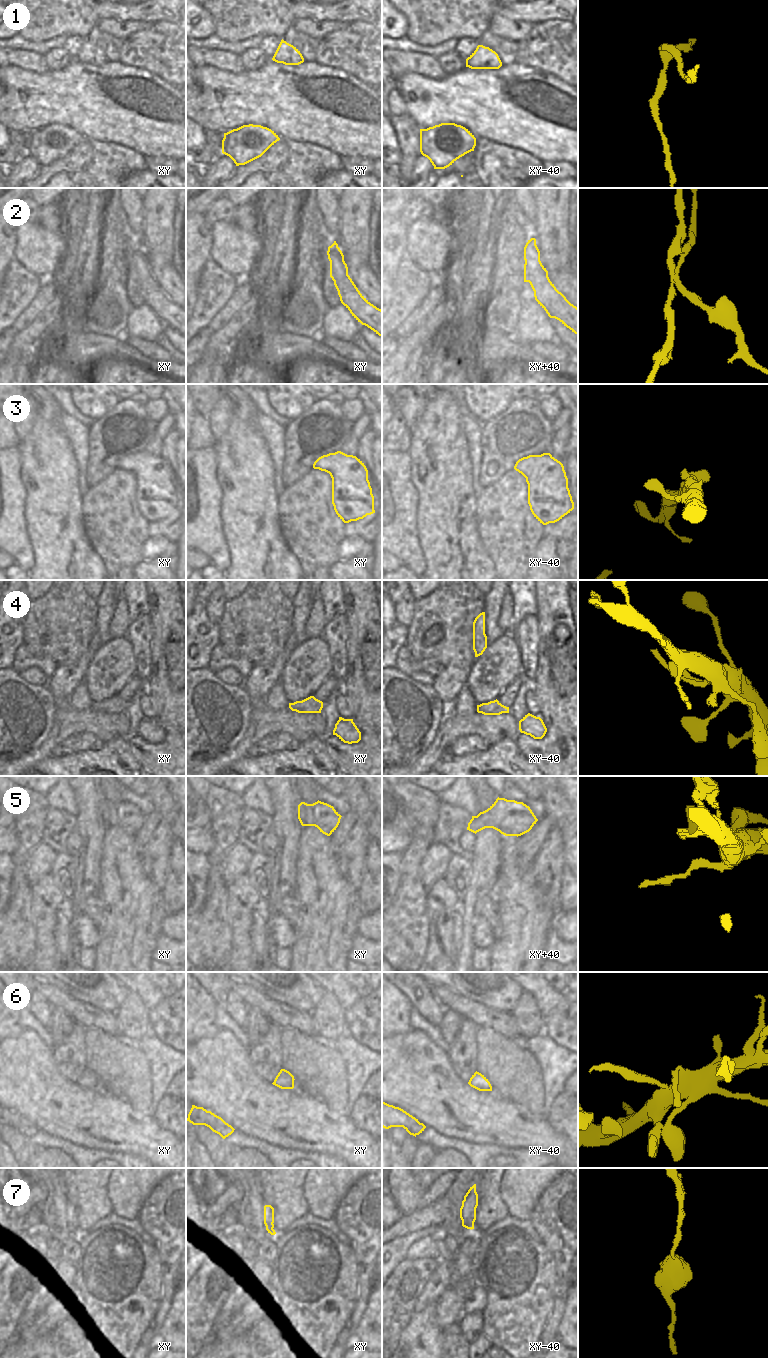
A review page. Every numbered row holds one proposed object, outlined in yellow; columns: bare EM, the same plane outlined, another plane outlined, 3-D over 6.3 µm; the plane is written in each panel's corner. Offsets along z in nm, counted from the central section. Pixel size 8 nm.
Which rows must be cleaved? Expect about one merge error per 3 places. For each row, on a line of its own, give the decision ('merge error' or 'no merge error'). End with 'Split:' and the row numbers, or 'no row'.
1: merge error
2: merge error
3: no merge error
4: no merge error
5: merge error
6: merge error
7: no merge error
Split: 1, 2, 5, 6

